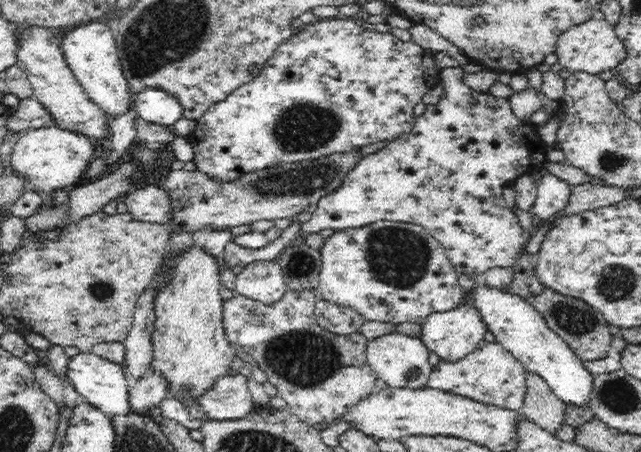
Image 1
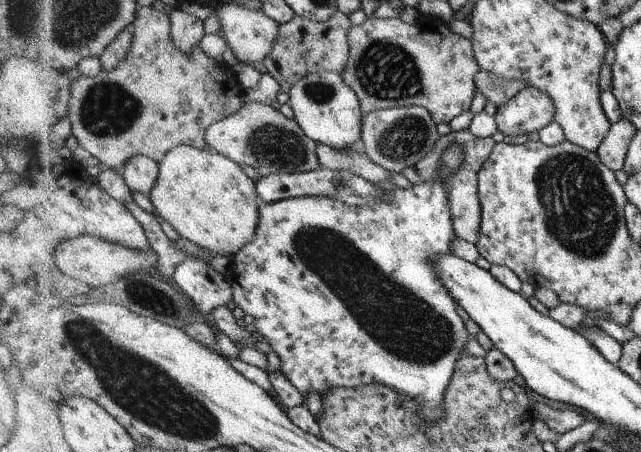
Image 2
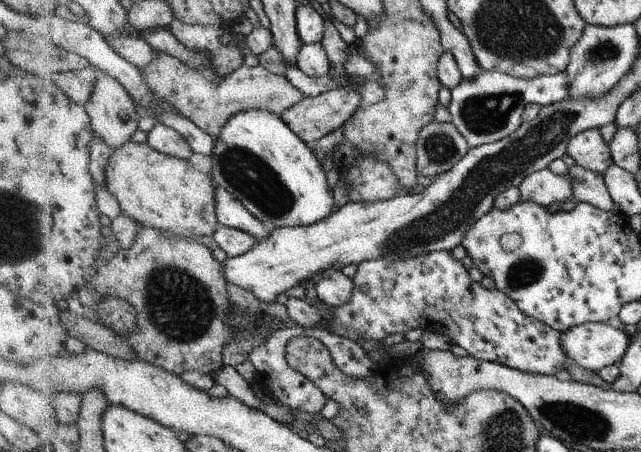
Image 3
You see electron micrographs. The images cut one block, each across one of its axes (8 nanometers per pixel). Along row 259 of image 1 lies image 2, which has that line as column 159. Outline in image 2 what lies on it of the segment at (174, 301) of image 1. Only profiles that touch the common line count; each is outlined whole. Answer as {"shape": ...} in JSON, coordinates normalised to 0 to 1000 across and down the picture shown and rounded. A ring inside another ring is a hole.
{"shape":[[[281,321],[251,358],[245,412],[232,436],[245,456],[246,476],[262,489],[285,527],[324,549],[331,562],[365,571],[376,553],[399,531],[406,500],[407,438],[384,376],[363,350],[337,332],[315,332],[306,323]]]}

